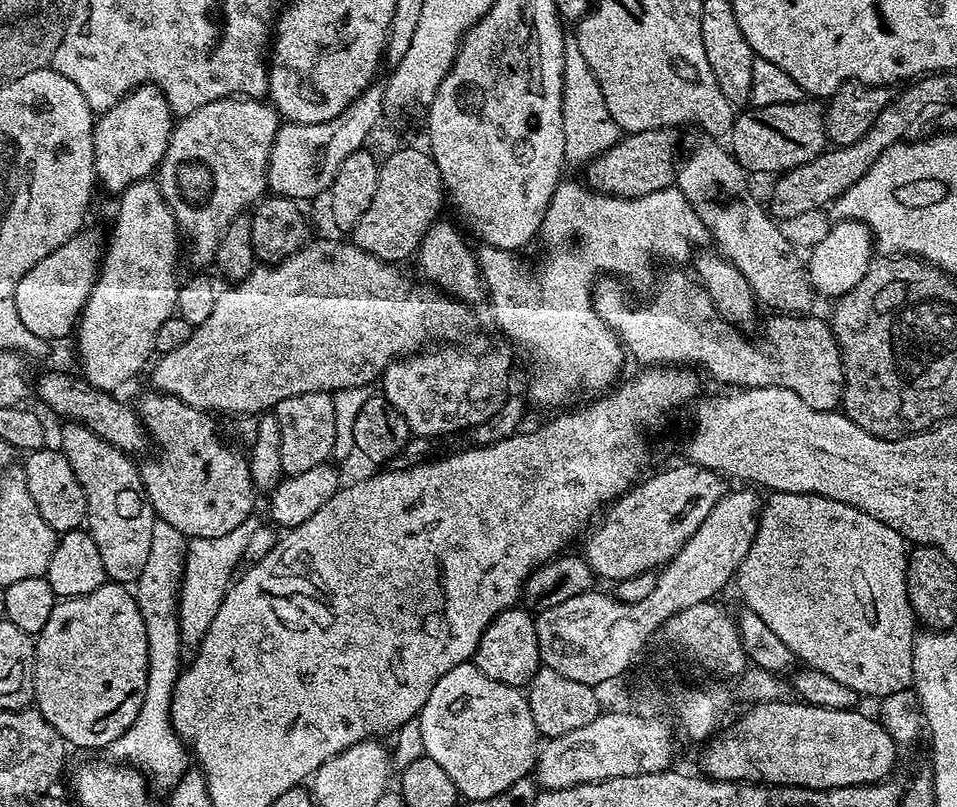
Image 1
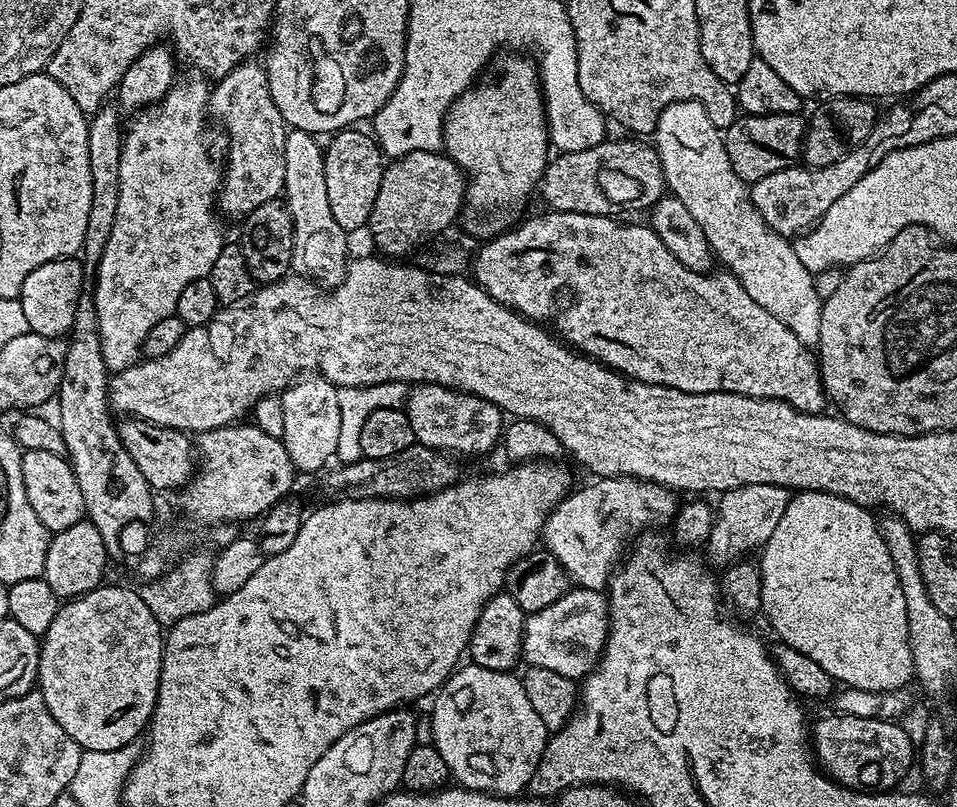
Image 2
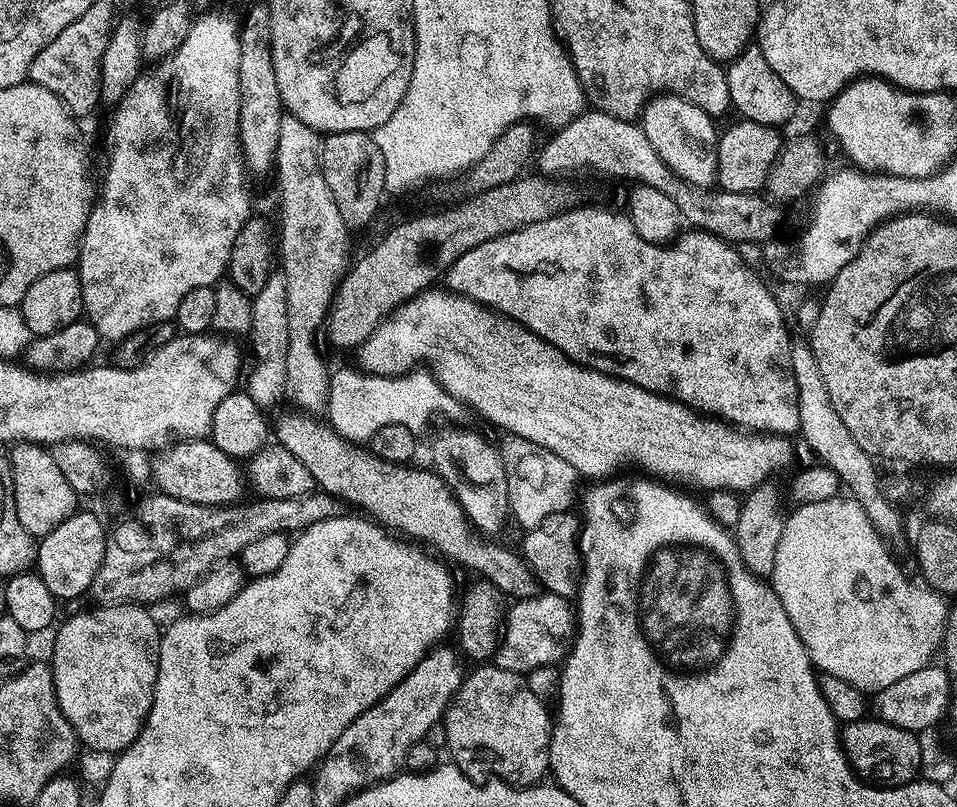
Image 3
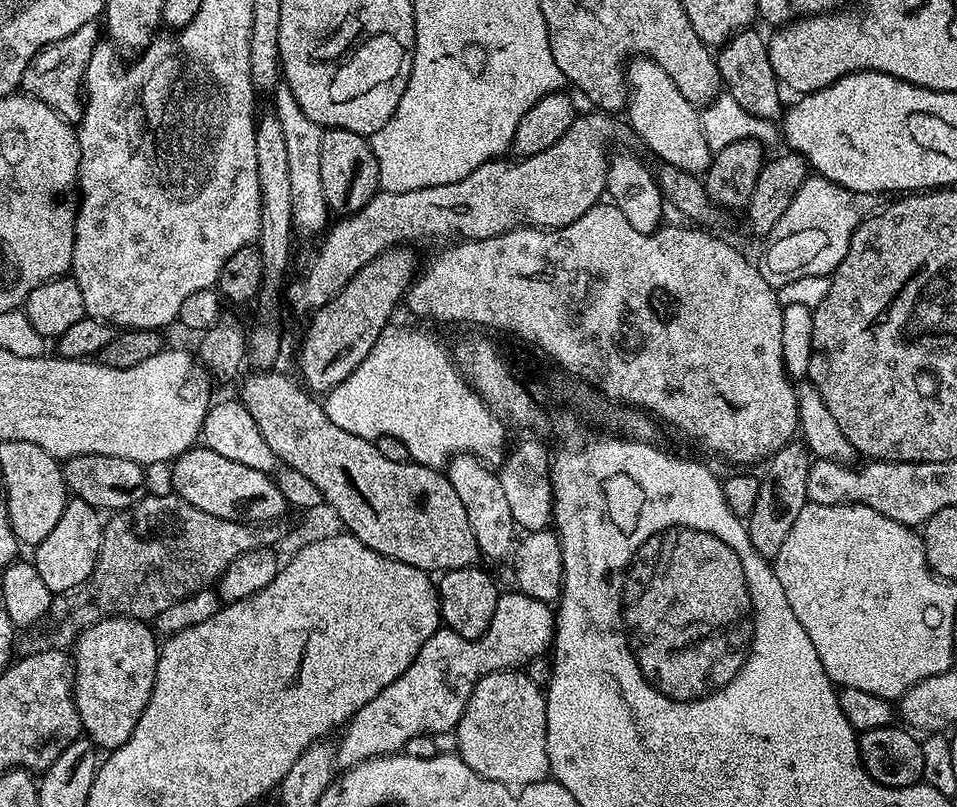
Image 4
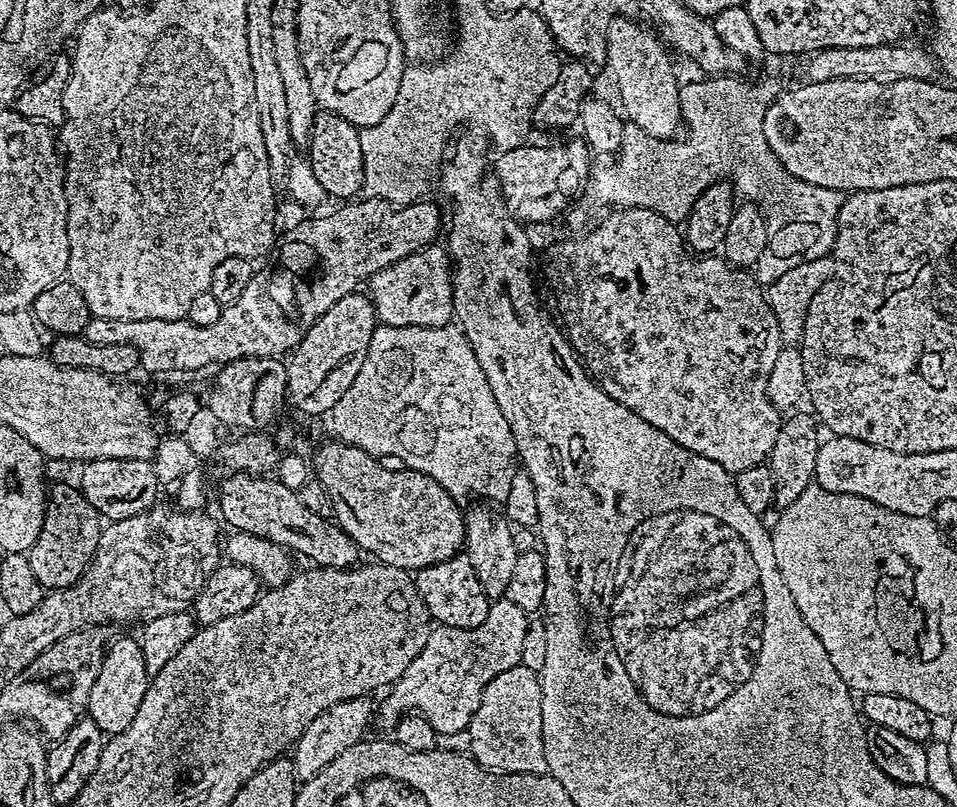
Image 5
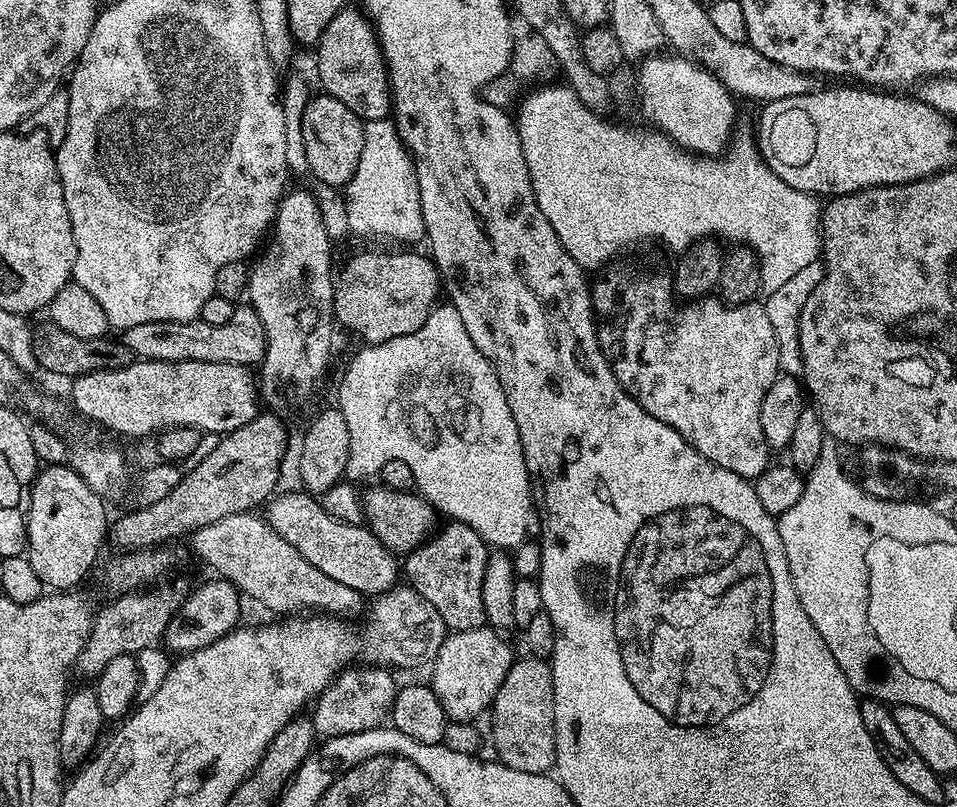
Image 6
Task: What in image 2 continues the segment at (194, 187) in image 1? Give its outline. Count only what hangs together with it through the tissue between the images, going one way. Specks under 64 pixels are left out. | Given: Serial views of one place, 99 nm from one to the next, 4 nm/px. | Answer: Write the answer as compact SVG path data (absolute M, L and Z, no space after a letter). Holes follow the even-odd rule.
M242 63L234 70L230 70L230 74L219 77L215 84L208 94L207 111L210 113L211 119L213 116L214 119L221 120L228 127L228 168L226 164L222 172L218 208L225 217L228 215L243 218L254 210L258 210L258 206L262 206L262 202L270 202L283 193L284 179L286 178L284 155L286 154L286 138L289 129L284 123L278 106L274 106L274 98L270 98L268 75L264 73L263 63Z

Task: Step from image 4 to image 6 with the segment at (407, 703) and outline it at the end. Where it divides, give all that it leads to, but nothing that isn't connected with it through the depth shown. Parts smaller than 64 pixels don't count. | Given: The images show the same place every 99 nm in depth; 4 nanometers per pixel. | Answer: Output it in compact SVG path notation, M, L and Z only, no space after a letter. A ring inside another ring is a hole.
M487 626L461 632L449 631L445 635L436 659L430 664L430 686L438 702L442 702L442 710L449 721L472 722L477 719L475 716L480 716L483 712L485 715L491 709L492 699L498 694L498 686L502 686L510 666L514 663L512 648L504 640L507 639L495 628Z

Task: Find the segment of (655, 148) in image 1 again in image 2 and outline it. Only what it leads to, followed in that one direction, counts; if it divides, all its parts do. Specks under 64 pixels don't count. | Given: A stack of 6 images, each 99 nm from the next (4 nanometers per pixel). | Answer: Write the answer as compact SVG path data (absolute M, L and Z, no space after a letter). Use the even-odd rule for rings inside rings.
M605 138L593 148L553 155L544 168L538 196L553 212L620 218L623 212L651 209L666 194L664 171L651 143L640 138L628 139L632 140Z

